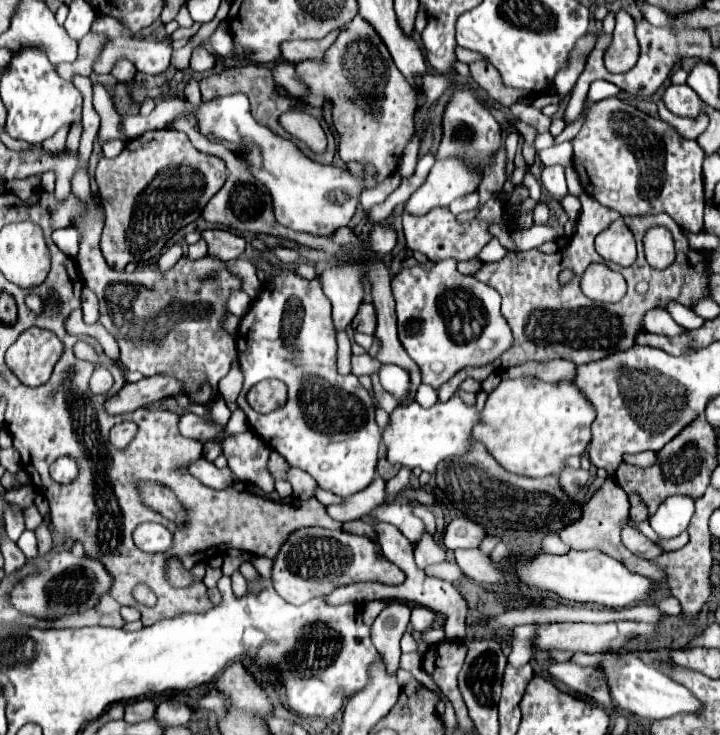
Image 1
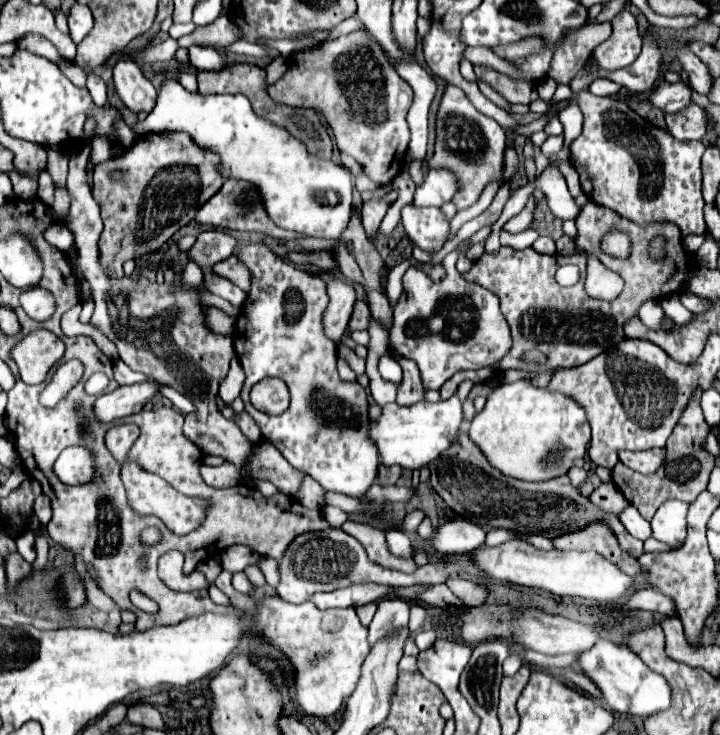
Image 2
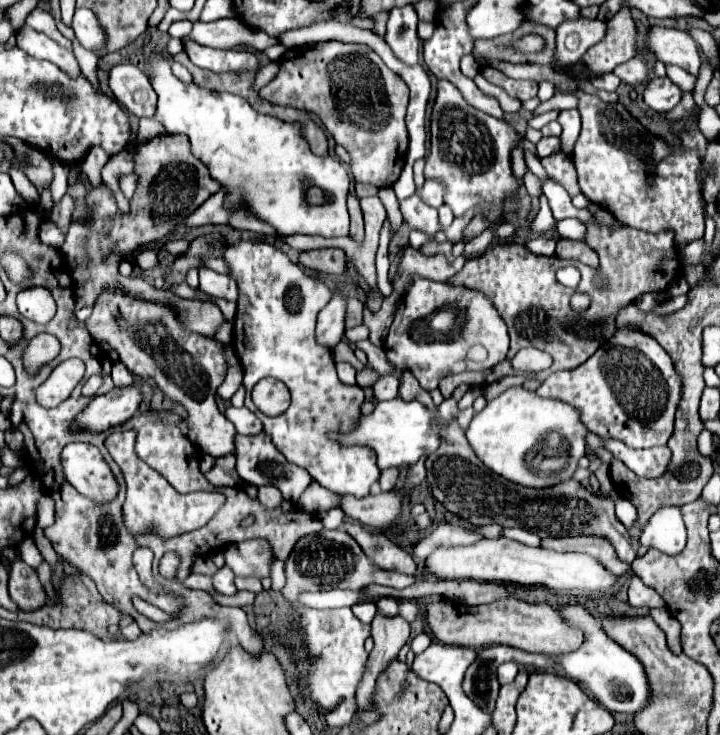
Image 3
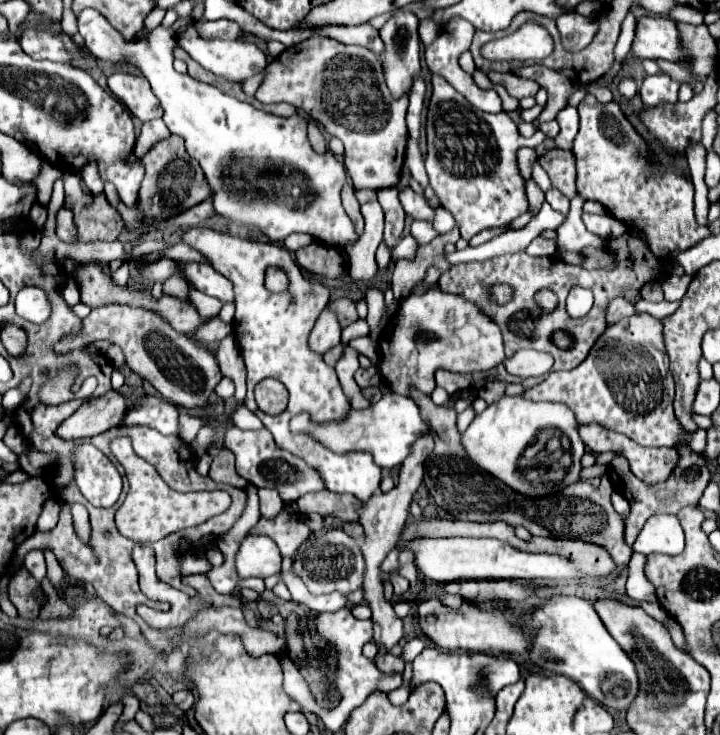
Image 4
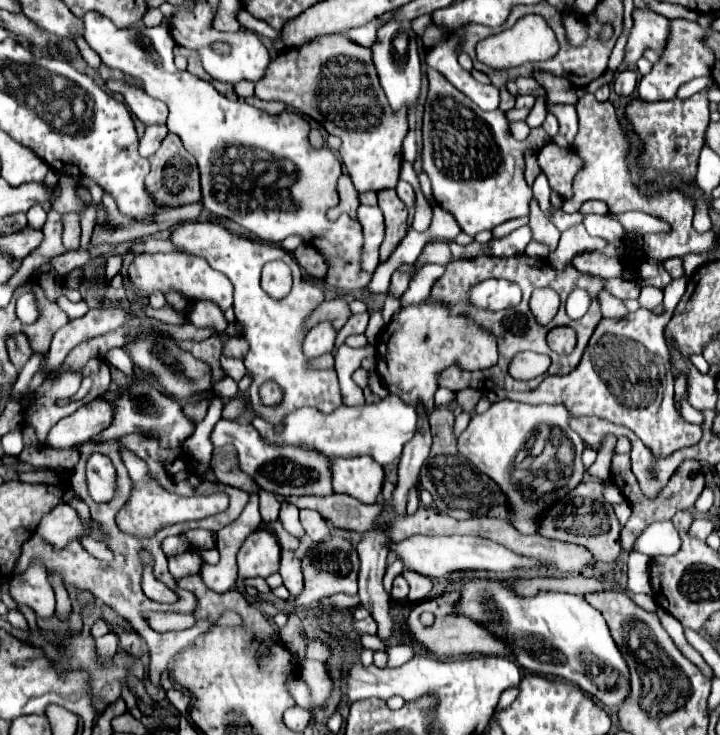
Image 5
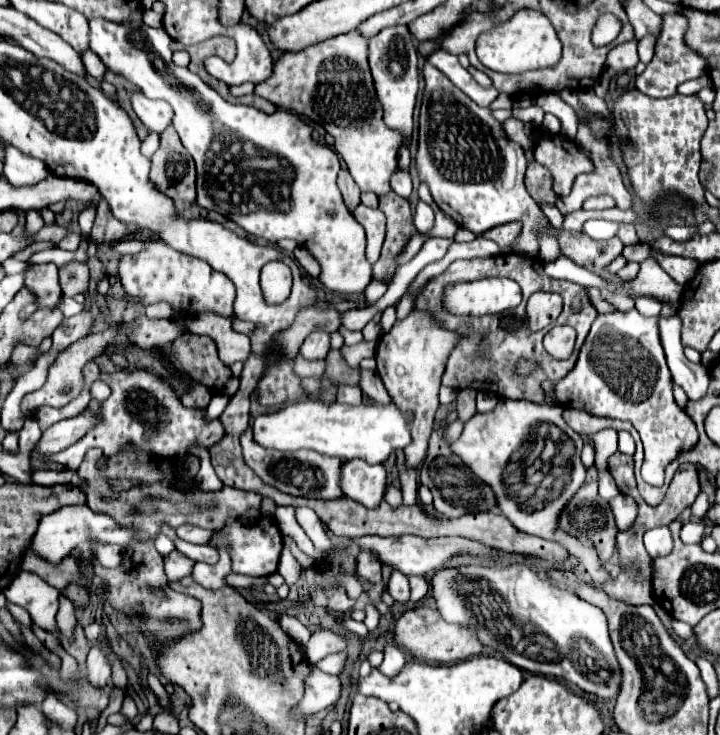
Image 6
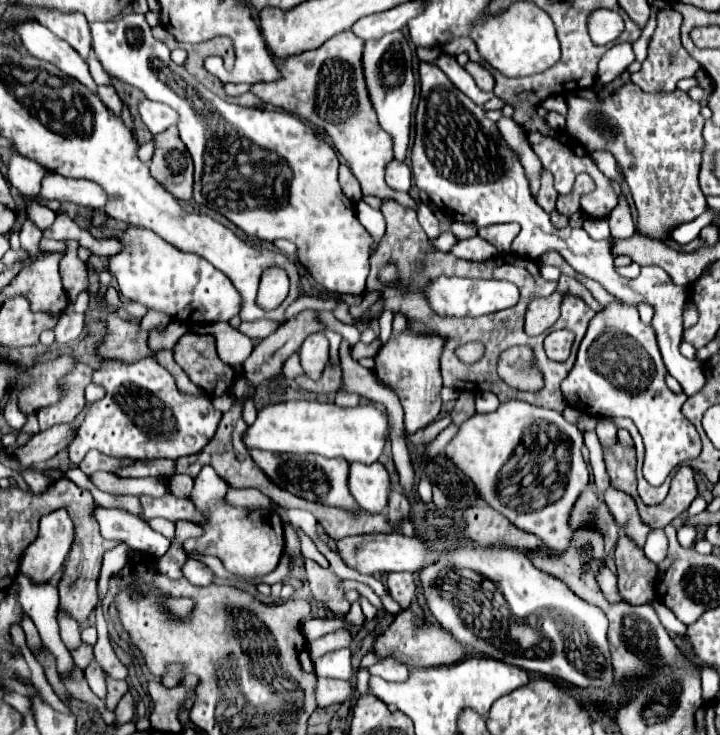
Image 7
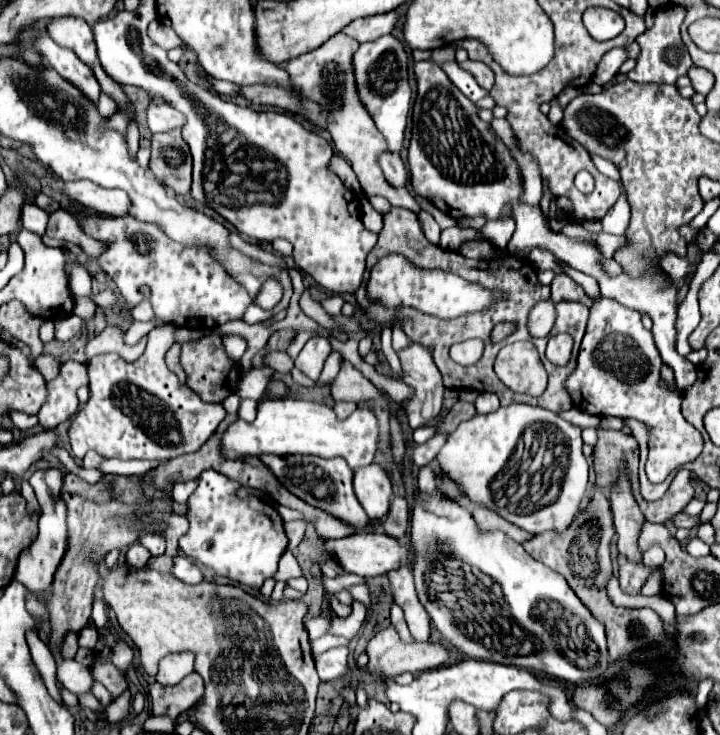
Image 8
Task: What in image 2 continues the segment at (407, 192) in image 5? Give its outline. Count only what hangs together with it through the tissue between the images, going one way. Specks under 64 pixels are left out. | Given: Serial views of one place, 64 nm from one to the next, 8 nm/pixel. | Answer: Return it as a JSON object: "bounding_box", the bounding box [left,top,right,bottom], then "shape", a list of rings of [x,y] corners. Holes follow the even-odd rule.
{"bounding_box":[402,208,450,254],"shape":[[[402,208],[402,224],[410,242],[428,254],[436,254],[450,240],[450,222],[440,208]]]}

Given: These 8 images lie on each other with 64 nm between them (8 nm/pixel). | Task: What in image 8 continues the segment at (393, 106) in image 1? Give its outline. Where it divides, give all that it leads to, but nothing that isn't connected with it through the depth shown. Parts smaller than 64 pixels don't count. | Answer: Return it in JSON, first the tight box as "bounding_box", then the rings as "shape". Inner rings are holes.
{"bounding_box":[242,32,420,212],"shape":[[[342,32],[332,36],[328,42],[324,42],[320,48],[306,52],[302,56],[296,56],[286,62],[284,70],[290,74],[290,86],[244,86],[242,96],[254,104],[264,106],[276,106],[290,114],[298,114],[306,118],[308,122],[326,128],[332,136],[334,148],[338,154],[342,154],[352,170],[356,172],[360,186],[366,196],[384,196],[392,206],[408,208],[412,212],[420,212],[420,204],[408,190],[392,188],[384,174],[380,172],[378,158],[388,150],[388,144],[384,136],[380,136],[380,130],[376,128],[372,116],[368,116],[368,110],[360,102],[358,88],[356,88],[356,76],[352,68],[352,56],[358,48],[358,40],[352,40],[350,36],[344,36]]]}

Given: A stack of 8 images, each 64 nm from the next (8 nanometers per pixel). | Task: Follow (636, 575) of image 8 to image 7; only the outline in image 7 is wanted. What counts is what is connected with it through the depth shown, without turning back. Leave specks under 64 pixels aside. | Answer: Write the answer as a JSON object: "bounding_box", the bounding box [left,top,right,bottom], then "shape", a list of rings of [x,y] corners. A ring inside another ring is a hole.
{"bounding_box":[615,534,656,604],"shape":[[[621,534],[615,546],[618,566],[618,592],[628,604],[650,604],[656,594],[652,592],[656,580],[656,564],[644,556],[644,550],[628,536]]]}

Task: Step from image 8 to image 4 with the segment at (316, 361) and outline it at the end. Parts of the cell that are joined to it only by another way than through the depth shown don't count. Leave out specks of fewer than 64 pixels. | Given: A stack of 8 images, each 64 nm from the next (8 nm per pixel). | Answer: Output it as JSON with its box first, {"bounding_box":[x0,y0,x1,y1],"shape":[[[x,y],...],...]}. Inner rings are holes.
{"bounding_box":[310,308,340,352],"shape":[[[326,308],[322,310],[322,314],[318,316],[316,320],[316,326],[310,334],[310,348],[314,352],[326,352],[330,348],[334,348],[336,344],[340,344],[340,322],[338,322],[338,316],[334,310]]]}

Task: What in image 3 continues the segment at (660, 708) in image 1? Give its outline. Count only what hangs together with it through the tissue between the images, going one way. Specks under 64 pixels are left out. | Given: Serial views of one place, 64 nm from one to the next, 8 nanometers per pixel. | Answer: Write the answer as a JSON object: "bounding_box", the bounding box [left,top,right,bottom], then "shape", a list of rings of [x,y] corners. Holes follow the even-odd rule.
{"bounding_box":[556,606,654,714],"shape":[[[564,606],[560,610],[560,614],[570,626],[578,626],[586,634],[586,642],[582,644],[582,648],[578,648],[572,654],[556,656],[556,662],[564,668],[568,678],[582,684],[610,712],[636,714],[636,712],[644,710],[650,704],[654,692],[652,692],[652,684],[648,680],[648,674],[644,672],[644,666],[640,666],[640,660],[636,656],[632,656],[630,652],[626,652],[620,644],[616,644],[598,626],[598,622],[592,618],[592,614],[586,608],[582,608],[582,606],[568,606],[566,608]]]}

